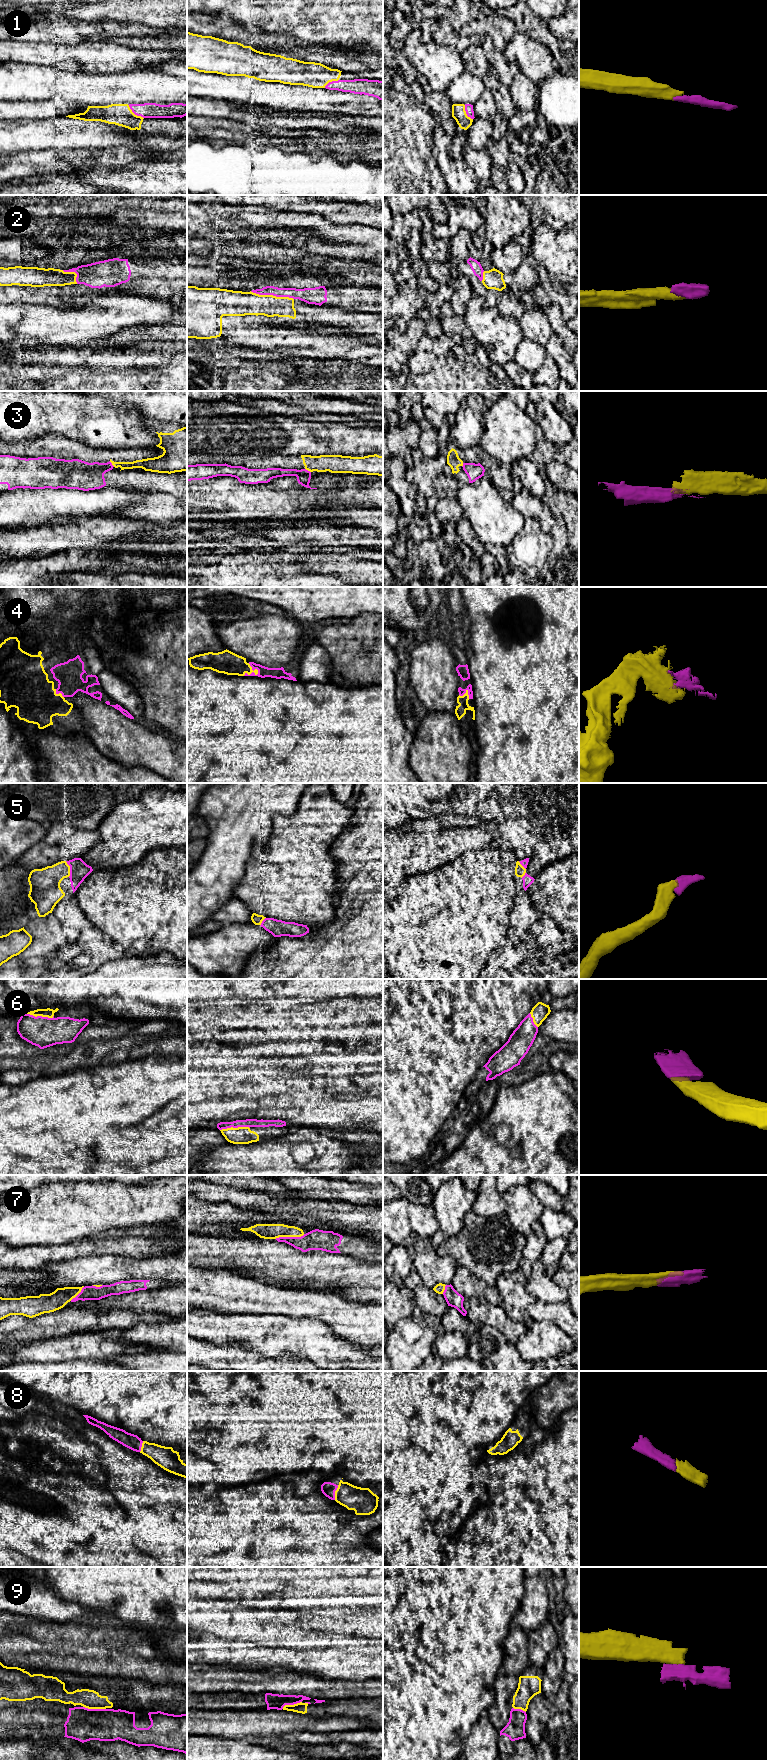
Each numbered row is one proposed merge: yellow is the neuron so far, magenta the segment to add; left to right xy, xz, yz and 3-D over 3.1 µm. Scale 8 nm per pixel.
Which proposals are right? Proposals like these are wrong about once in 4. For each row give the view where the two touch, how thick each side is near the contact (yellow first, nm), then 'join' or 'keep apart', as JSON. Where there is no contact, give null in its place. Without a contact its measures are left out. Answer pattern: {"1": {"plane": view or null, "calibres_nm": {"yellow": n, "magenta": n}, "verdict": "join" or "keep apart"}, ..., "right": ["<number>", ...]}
{"1": {"plane": "xy", "calibres_nm": {"yellow": 180, "magenta": 130}, "verdict": "join"}, "2": {"plane": "xz", "calibres_nm": {"yellow": 190, "magenta": 100}, "verdict": "keep apart"}, "3": {"plane": "xy", "calibres_nm": {"yellow": 70, "magenta": 220}, "verdict": "keep apart"}, "4": {"plane": "xz", "calibres_nm": {"yellow": 190, "magenta": 90}, "verdict": "join"}, "5": {"plane": "xy", "calibres_nm": {"yellow": 240, "magenta": 160}, "verdict": "join"}, "6": {"plane": "xz", "calibres_nm": {"yellow": 140, "magenta": 70}, "verdict": "join"}, "7": {"plane": "xz", "calibres_nm": {"yellow": 130, "magenta": 160}, "verdict": "join"}, "8": {"plane": "xz", "calibres_nm": {"yellow": 220, "magenta": 110}, "verdict": "join"}, "9": {"plane": "xy", "calibres_nm": {"yellow": 150, "magenta": 260}, "verdict": "keep apart"}, "right": ["1", "4", "5", "6", "7", "8"]}

